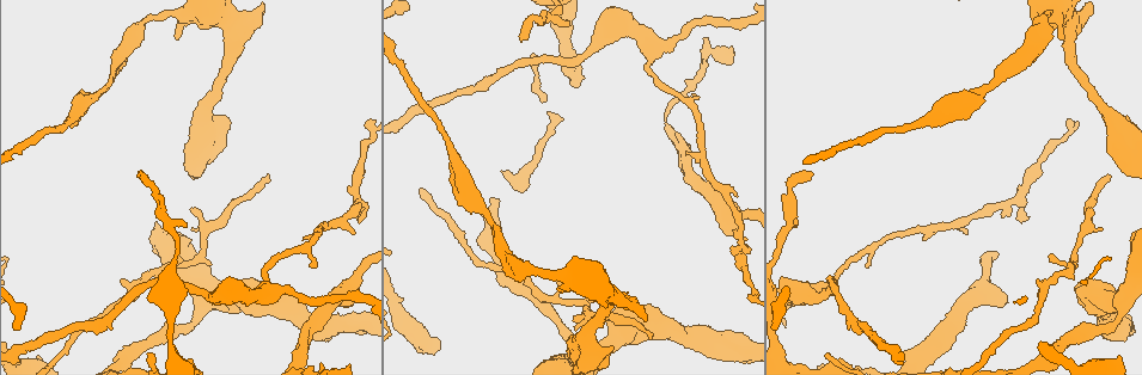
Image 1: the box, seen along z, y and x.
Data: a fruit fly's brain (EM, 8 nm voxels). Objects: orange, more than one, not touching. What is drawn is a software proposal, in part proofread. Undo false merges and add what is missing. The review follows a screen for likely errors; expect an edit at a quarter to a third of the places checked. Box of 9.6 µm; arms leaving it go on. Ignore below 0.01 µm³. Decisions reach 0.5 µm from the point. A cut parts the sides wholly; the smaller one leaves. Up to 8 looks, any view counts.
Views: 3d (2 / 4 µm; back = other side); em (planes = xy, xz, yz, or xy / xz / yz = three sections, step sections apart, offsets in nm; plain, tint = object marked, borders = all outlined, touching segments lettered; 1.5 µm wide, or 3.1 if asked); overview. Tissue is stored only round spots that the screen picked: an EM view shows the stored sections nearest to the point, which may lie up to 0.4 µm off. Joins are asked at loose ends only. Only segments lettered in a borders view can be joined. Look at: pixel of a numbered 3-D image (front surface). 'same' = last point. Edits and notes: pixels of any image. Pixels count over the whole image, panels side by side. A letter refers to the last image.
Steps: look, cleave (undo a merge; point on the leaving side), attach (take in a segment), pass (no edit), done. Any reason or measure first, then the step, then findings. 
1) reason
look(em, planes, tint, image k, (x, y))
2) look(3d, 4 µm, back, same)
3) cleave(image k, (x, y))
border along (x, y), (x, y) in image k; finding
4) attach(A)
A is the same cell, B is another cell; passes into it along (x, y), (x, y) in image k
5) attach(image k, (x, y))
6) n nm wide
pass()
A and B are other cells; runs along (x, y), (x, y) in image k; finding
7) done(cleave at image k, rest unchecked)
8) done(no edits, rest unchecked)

look(3d, 2 µm, image 1, (358, 221))

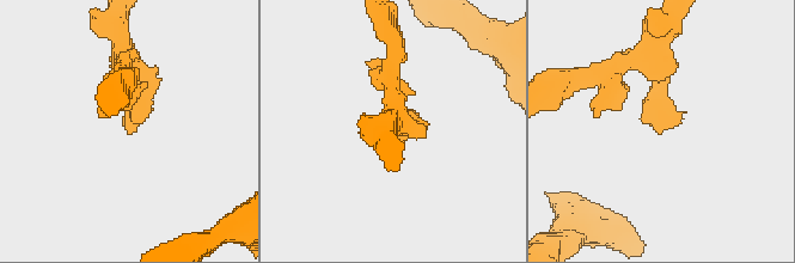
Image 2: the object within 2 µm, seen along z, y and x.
now the EM
look(em, planes, borders, image 2, (660, 131))

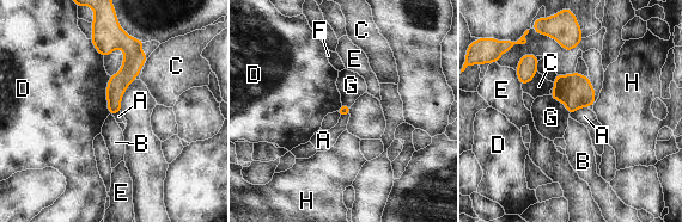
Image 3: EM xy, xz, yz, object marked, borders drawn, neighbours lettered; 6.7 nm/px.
pass()
A, B, C, D, E, F, G and H are other cells; border along (588, 106), (580, 106), (570, 113) in image 3; none of them fits

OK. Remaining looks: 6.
branch stops here
look(3d, 2 µm, image 1, (1037, 279))

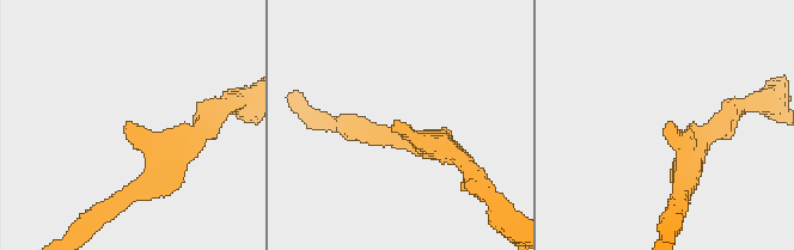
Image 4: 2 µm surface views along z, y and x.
look(em, planes, borders, image 4, (666, 125))

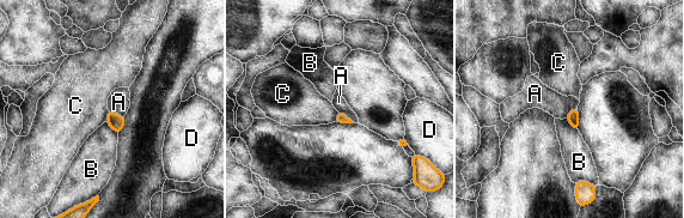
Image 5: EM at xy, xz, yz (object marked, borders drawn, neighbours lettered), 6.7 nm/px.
pass()
A, B, C and D are other cells; border along (337, 110), (346, 114), (354, 122) in image 5; no lettered segment goes on from it

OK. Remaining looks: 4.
thick end
look(em, planes, borders, image 1, (187, 154))

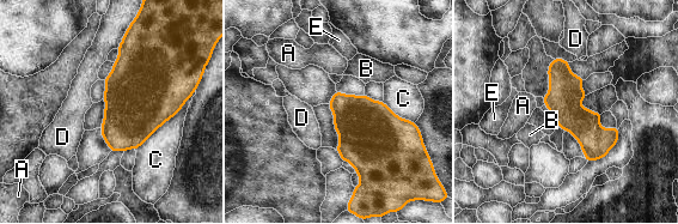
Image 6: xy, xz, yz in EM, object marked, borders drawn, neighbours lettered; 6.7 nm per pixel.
240 nm wide
pass()
A, B, C, D and E are other cells; border along (132, 20), (116, 48) in image 6; none of them fits

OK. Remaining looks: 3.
done(no edits, rest unchecked)

